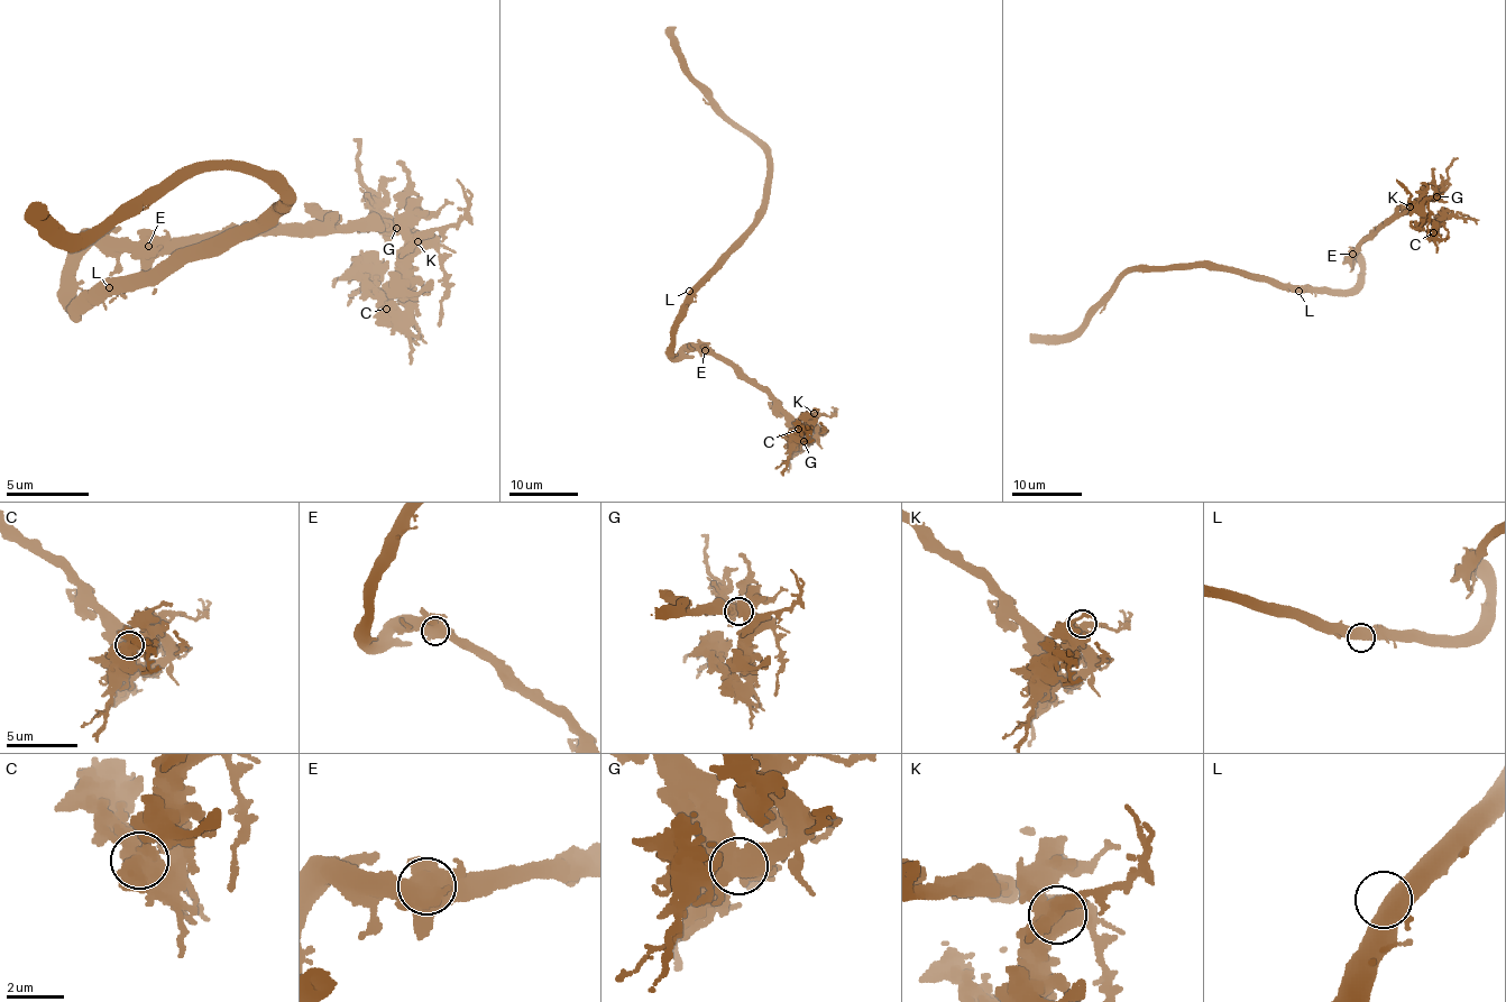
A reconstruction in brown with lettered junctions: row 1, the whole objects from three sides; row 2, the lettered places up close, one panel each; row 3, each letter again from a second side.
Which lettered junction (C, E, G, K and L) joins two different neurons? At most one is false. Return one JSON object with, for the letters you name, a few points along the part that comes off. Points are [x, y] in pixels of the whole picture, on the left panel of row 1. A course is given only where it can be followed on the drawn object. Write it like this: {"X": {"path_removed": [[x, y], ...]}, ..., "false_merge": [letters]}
{"false_merge": []}

